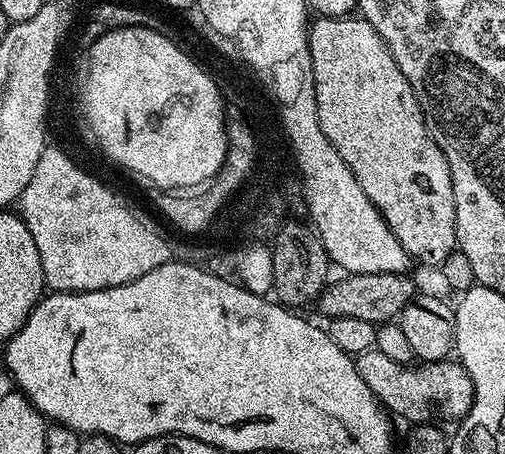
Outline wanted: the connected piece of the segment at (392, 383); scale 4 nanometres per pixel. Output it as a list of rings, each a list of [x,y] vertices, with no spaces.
[[[373,350],[355,357],[355,362],[358,374],[362,374],[362,382],[370,386],[385,409],[393,417],[401,416],[402,419],[409,420],[409,425],[444,422],[440,420],[459,422],[472,408],[476,388],[464,365],[455,359],[434,360],[413,366],[399,364],[394,362],[394,358],[386,358],[386,354]]]

